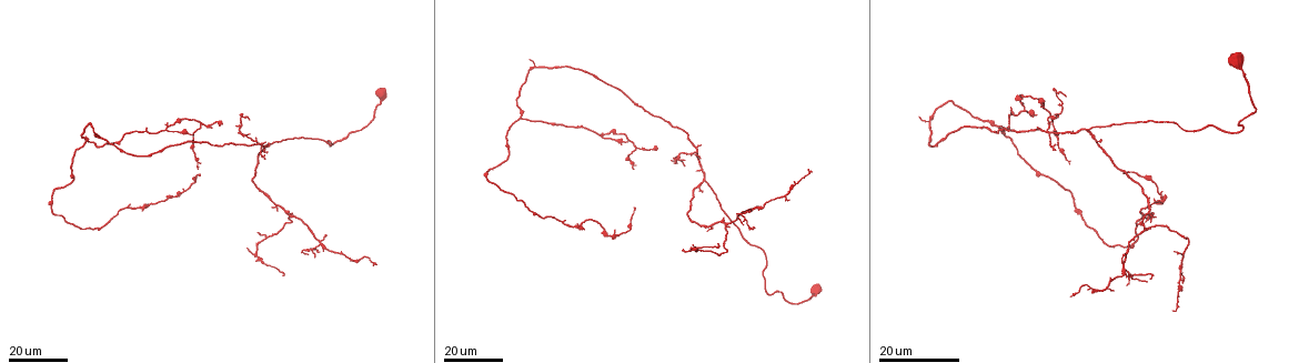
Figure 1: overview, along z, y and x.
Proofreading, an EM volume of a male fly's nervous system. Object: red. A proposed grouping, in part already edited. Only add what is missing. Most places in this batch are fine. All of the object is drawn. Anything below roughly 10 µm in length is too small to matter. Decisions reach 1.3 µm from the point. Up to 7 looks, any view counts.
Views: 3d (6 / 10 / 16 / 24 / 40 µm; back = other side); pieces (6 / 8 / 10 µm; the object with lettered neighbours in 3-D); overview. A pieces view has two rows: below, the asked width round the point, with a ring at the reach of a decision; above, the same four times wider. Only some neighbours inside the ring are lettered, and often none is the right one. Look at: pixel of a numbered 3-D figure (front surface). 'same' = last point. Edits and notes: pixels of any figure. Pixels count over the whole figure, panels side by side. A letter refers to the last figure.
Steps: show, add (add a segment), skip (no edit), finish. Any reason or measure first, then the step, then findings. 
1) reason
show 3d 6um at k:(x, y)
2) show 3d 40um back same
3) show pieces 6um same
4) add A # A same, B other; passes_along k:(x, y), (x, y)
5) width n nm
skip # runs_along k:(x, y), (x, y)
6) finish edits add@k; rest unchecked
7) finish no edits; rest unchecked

free end
show 3d 16um at 1:(196, 168)

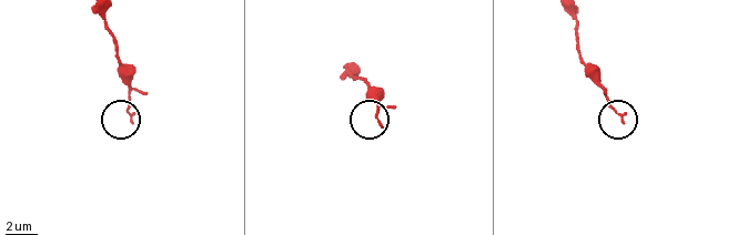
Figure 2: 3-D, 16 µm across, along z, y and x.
show pieces 8um at 2:(623, 115)

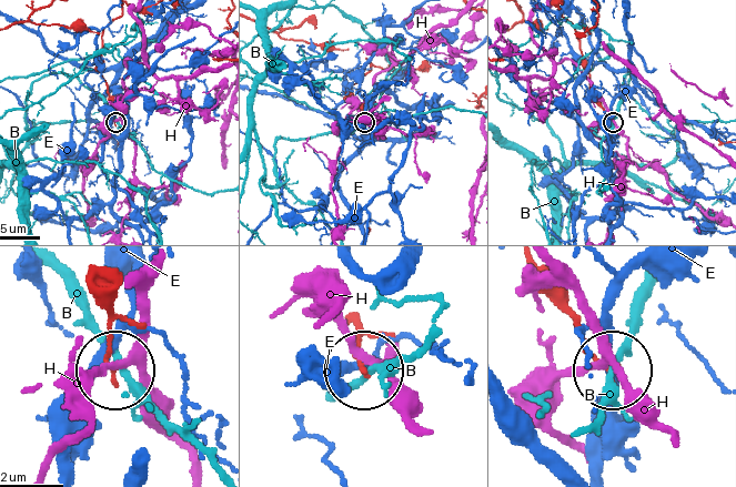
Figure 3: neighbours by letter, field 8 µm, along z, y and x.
skip # B other, E other, H other; runs_along 3:(353, 322), (364, 367); none of them fits

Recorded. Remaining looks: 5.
branch stops here
show 3d 24um at 1:(584, 228)

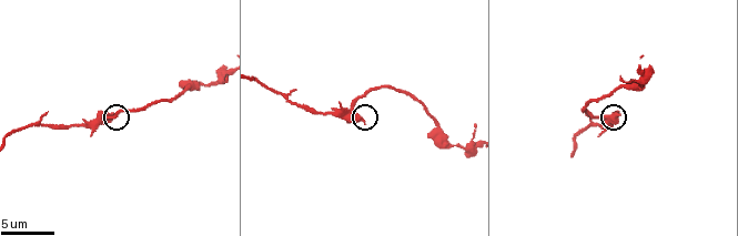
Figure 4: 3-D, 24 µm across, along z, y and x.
show pieces 6um at 4:(363, 122)

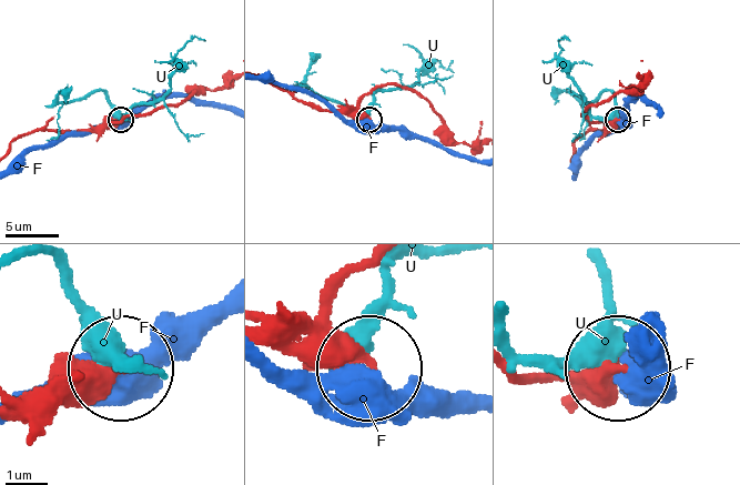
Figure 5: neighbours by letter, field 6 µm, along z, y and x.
skip # F other, U other; runs_along 5:(264, 335), (338, 346), (367, 364); no lettered segment goes on from it

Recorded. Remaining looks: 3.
thin end
show 3d 24um at 1:(1031, 117)

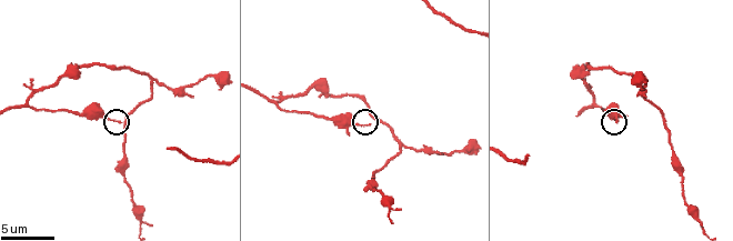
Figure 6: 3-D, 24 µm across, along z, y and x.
show pieces 6um at 6:(368, 125)

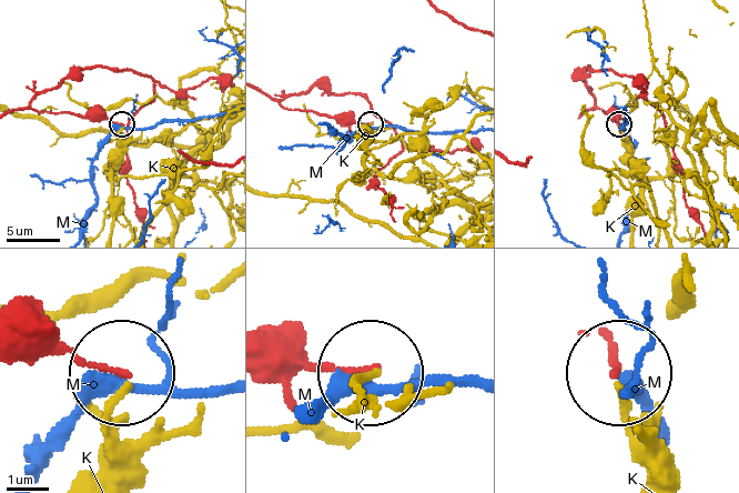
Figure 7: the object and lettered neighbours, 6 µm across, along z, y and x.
skip # K other, M other; runs_along 7:(23, 335), (54, 339), (114, 374); none of them fits

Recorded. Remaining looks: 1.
finish no edits; rest unchecked

